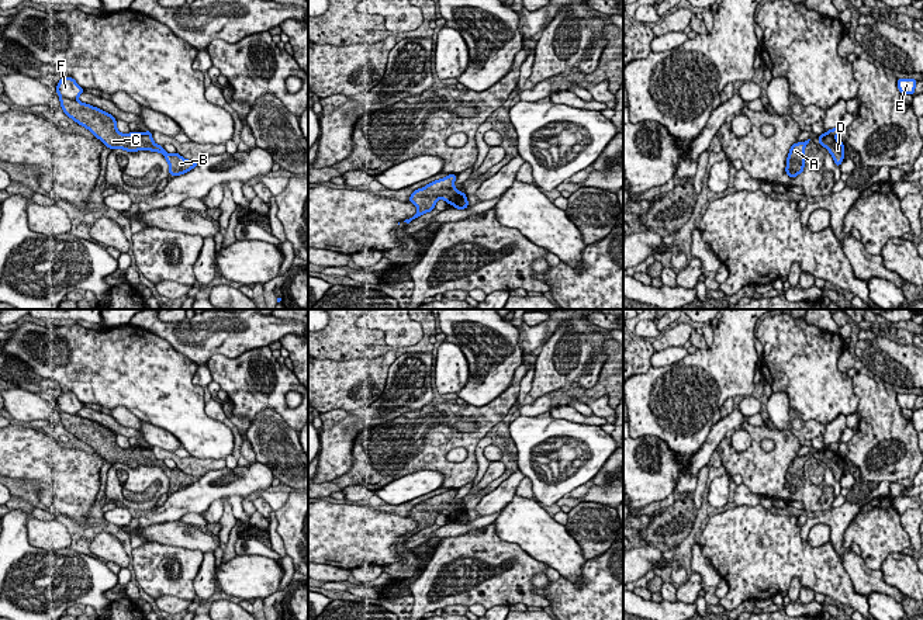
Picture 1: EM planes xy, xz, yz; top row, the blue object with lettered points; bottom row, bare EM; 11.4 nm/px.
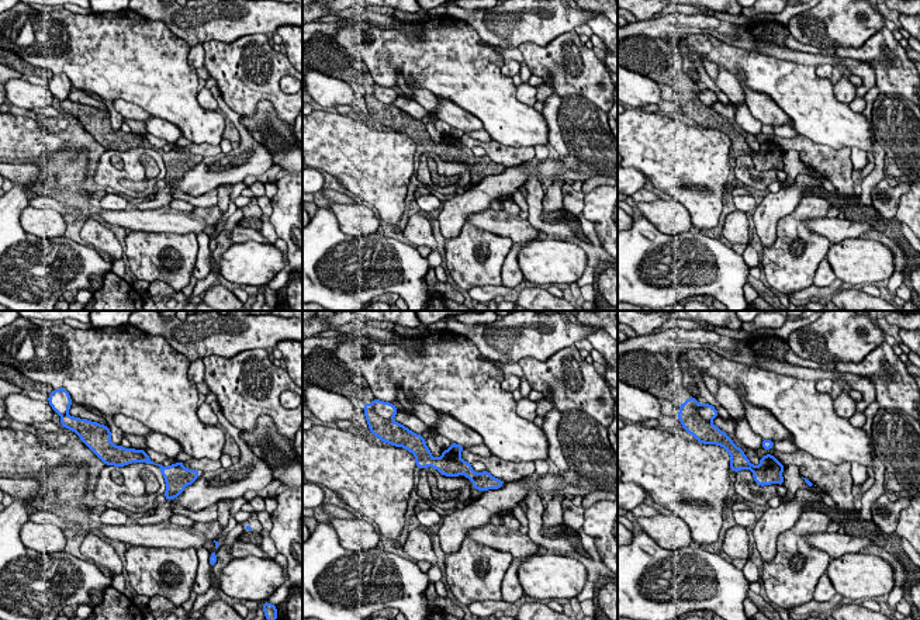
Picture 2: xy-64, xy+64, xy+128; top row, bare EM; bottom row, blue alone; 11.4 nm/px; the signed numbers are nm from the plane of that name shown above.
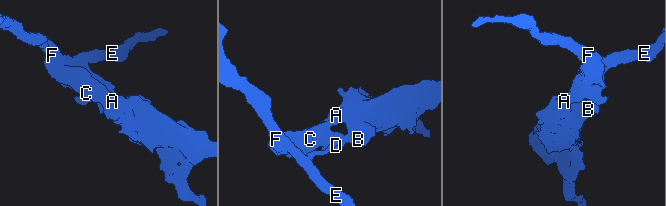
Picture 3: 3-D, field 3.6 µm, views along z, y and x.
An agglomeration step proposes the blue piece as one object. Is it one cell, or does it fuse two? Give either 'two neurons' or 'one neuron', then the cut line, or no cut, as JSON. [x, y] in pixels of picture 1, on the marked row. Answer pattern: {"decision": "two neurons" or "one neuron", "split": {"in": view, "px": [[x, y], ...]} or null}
{"decision": "two neurons", "split": {"in": "xy", "px": [[58, 93], [78, 100]]}}

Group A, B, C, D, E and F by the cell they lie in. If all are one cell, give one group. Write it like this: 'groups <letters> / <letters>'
groups A B C D / E F

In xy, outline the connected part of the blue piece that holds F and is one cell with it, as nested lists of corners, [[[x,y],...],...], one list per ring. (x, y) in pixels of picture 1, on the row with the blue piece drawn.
[[[63,77],[56,84],[56,94],[70,100],[79,100],[79,96],[84,91],[73,77]]]

